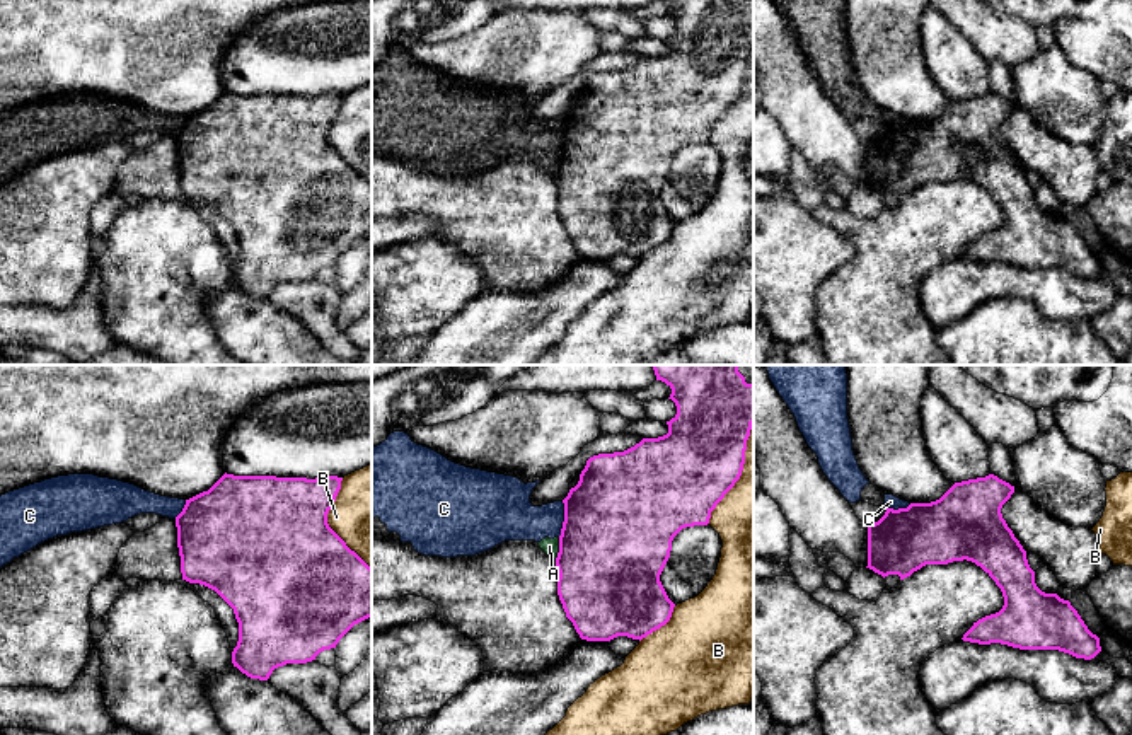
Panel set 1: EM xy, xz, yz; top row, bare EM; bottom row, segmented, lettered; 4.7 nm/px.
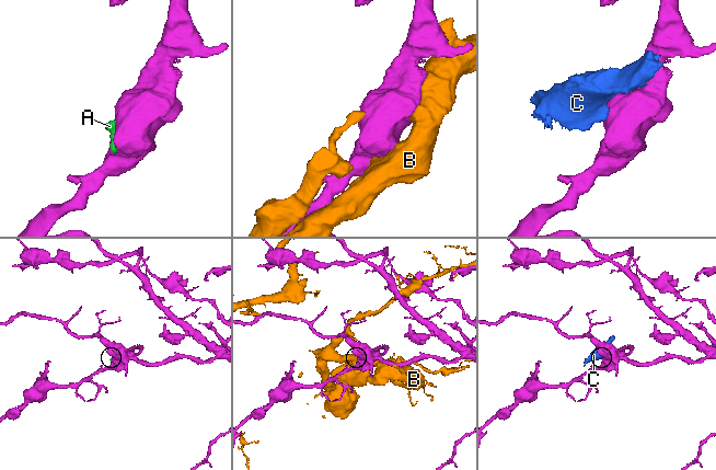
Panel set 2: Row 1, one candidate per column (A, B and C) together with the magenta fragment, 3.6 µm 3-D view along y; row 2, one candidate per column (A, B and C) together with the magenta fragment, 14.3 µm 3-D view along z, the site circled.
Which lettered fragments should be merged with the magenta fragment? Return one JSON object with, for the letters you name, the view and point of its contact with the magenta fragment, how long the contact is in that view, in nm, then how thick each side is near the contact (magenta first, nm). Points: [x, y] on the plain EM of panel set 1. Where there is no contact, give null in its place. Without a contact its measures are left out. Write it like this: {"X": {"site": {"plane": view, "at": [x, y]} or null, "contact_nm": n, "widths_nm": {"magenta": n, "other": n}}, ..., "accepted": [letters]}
{"accepted": []}

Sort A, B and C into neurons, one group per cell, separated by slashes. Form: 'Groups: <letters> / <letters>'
Groups: A C / B

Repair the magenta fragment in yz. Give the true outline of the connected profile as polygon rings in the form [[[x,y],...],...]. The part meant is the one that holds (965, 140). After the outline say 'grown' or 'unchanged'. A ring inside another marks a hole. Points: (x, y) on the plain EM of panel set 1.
[[[994,92],[955,101],[939,118],[910,121],[907,126],[887,126],[885,133],[868,142],[868,184],[883,196],[910,194],[926,182],[972,179],[1001,206],[1004,223],[999,230],[973,240],[963,259],[1001,261],[1019,268],[1059,268],[1076,276],[1091,278],[1100,269],[1100,256],[1093,252],[1069,218],[1045,211],[1035,201],[1026,169],[1002,136],[1001,126],[1014,111],[1014,104]]]; unchanged

